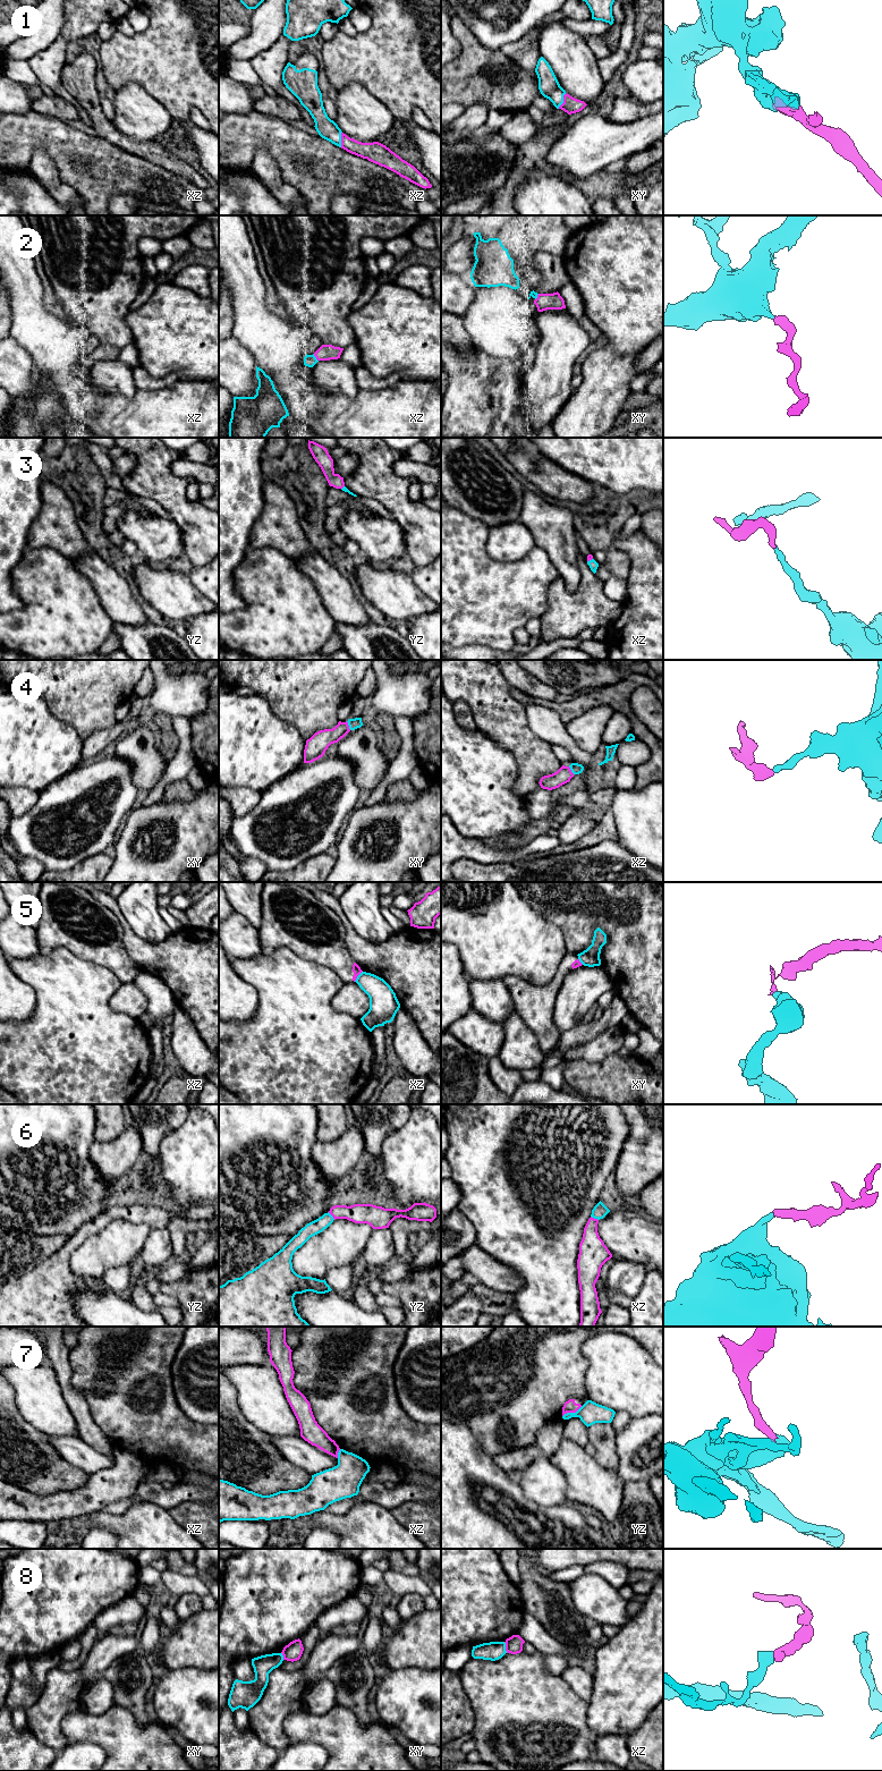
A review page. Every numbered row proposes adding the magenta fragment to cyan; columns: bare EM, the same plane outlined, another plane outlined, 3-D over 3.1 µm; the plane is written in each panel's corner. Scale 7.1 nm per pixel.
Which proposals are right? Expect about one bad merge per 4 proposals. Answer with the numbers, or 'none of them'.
1, 2, 3, 4, 6

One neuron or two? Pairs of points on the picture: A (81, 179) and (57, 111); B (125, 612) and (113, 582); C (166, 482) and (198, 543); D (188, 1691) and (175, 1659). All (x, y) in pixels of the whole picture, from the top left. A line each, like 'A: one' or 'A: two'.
A: two
B: one
C: one
D: two

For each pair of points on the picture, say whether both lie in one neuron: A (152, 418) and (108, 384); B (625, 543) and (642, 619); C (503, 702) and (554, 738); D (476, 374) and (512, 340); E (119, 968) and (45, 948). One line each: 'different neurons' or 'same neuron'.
A: different neurons
B: same neuron
C: different neurons
D: different neurons
E: same neuron

